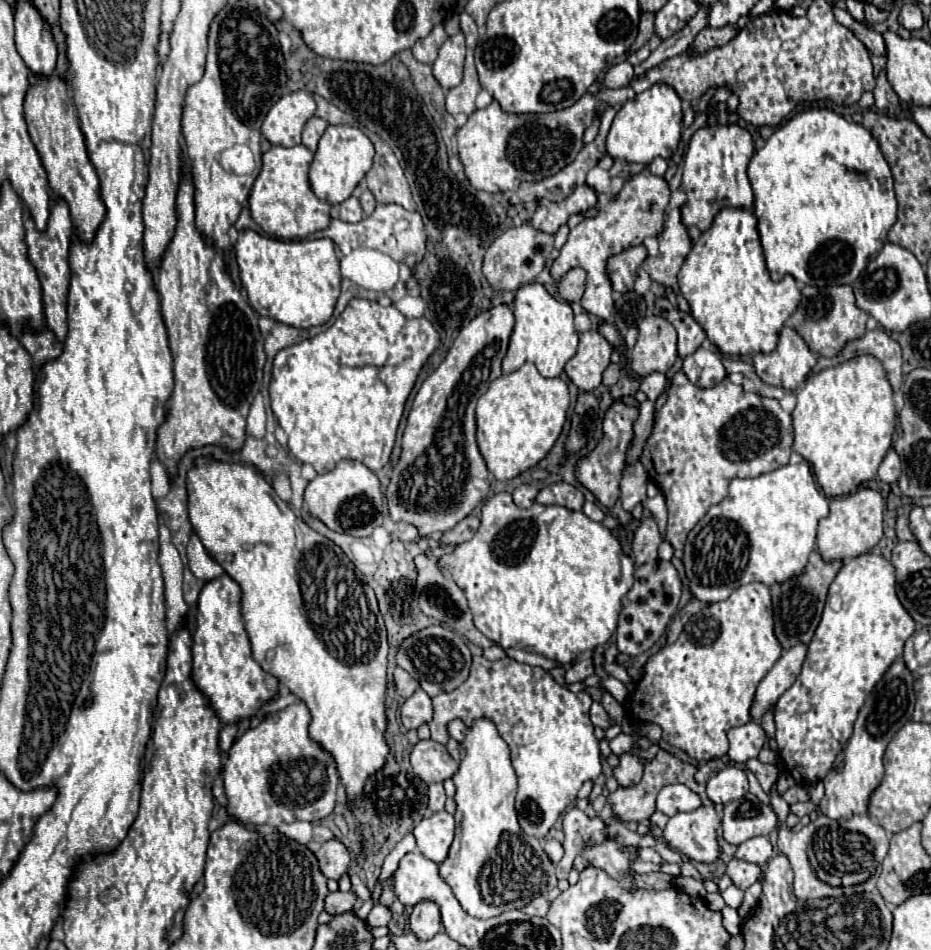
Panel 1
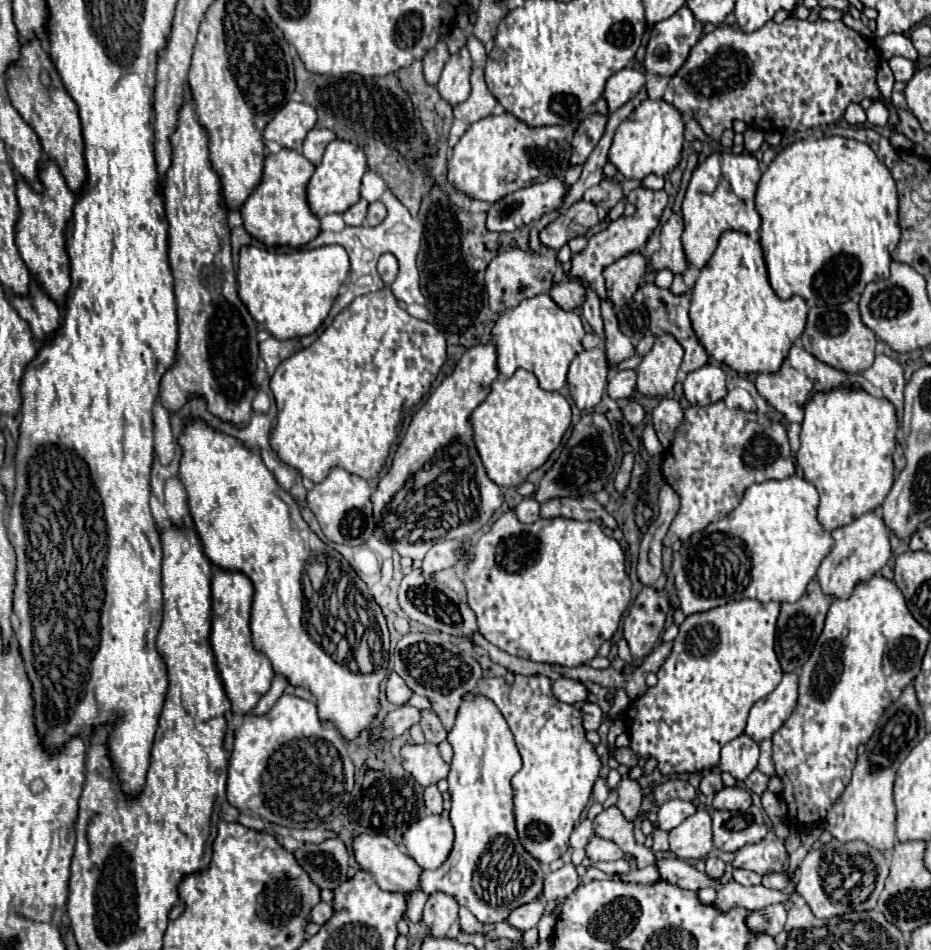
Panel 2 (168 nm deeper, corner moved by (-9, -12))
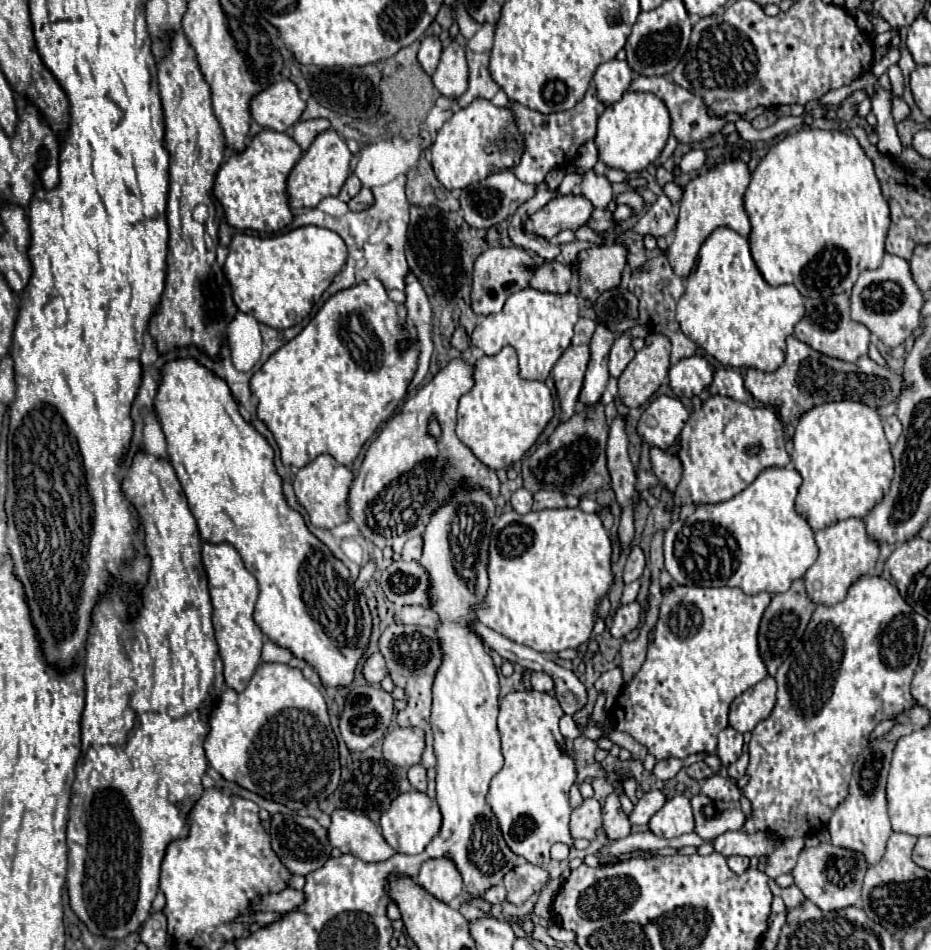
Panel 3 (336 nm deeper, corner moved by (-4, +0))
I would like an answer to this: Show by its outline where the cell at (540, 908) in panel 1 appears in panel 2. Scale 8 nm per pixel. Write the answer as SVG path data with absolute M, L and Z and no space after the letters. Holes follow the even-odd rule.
M536 900L536 902L530 902L530 904L524 904L516 910L512 910L508 922L518 928L518 930L530 930L534 926L538 926L540 918L544 914L544 902L542 900Z

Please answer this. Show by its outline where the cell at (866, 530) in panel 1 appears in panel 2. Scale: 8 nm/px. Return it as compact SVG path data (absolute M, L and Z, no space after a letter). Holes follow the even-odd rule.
M866 512L860 518L856 518L854 522L836 528L832 536L834 536L834 546L830 554L822 560L816 578L826 594L836 596L836 598L848 598L856 582L870 580L888 562L892 554L888 528L876 512Z

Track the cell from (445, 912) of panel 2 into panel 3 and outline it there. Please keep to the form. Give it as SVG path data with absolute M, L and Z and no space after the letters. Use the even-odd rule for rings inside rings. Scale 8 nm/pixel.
M431 858L423 862L417 876L417 884L421 884L427 892L437 896L445 904L457 898L463 888L461 874L449 858Z

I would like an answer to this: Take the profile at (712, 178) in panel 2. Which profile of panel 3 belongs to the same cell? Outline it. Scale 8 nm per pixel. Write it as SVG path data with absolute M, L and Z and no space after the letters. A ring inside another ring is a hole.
M727 158L723 164L715 166L713 170L707 170L707 174L703 174L703 176L693 178L685 186L683 198L681 198L681 210L679 210L679 218L677 218L675 240L667 248L669 264L677 276L681 276L683 280L689 276L691 268L697 262L701 244L707 240L707 236L715 228L725 226L725 228L735 230L741 236L749 236L751 224L749 224L749 218L743 208L743 194L749 186L749 178L751 178L751 174L749 174L745 162Z

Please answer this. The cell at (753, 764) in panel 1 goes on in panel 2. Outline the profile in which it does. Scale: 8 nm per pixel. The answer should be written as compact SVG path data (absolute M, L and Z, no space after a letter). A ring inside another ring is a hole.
M758 768L744 780L744 786L748 788L748 790L752 790L754 794L764 794L766 792L766 788L768 788L768 776L766 774L762 774Z

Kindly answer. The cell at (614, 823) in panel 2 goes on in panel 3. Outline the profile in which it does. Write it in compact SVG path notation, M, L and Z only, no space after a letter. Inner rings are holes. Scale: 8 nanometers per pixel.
M587 798L583 800L583 804L579 808L575 808L571 812L571 822L569 822L569 830L573 838L587 838L593 840L601 828L601 806L595 798Z

